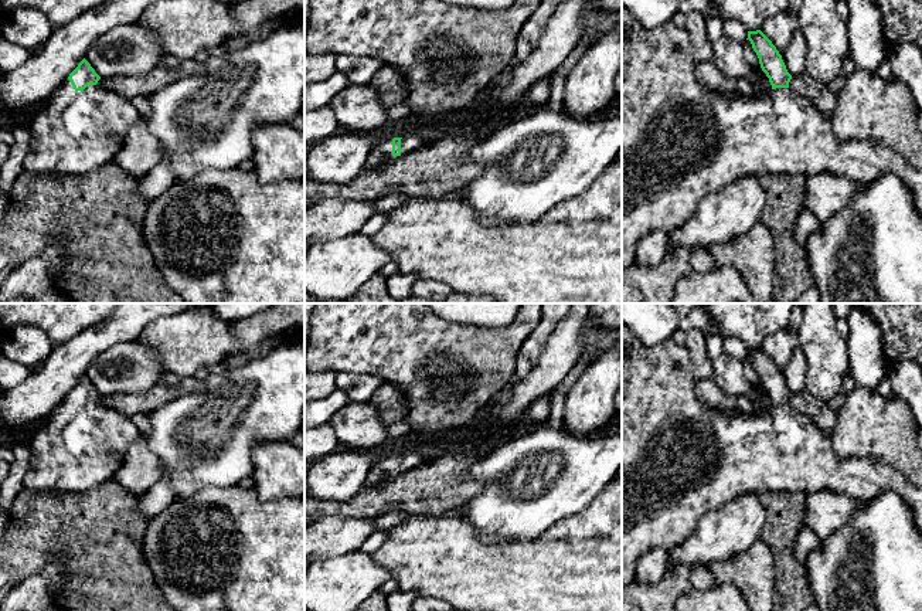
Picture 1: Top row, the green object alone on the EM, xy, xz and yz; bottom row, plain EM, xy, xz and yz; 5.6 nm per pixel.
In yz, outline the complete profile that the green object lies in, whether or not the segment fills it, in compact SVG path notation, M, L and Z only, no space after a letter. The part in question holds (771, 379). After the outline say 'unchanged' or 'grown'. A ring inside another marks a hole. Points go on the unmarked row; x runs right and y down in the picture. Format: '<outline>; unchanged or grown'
M637 339L622 349L622 591L636 580L636 563L649 549L671 551L681 544L708 513L744 493L768 491L809 495L820 491L844 493L857 502L870 502L882 492L894 492L911 508L915 526L922 532L922 488L912 485L892 465L874 458L841 461L830 435L809 417L789 405L792 393L772 359L761 349L748 356L769 396L772 411L766 414L725 413L705 405L695 394L695 379L688 350L673 339L647 347Z; grown

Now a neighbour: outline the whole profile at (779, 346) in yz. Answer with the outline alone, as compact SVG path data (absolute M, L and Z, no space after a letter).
M787 327L765 337L761 349L772 359L772 361L782 373L790 361L792 353L797 346L799 335Z

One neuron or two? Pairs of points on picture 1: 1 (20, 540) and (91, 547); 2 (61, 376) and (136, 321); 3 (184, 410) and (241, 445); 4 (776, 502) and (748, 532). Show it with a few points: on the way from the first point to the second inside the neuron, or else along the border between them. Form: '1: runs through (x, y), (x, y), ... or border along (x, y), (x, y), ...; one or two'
1: runs through (37, 540), (74, 540); one
2: runs through (78, 357), (98, 338), (118, 328); one
3: runs through (169, 438), (186, 471), (213, 465); one
4: border along (757, 495), (766, 513), (762, 537); two

